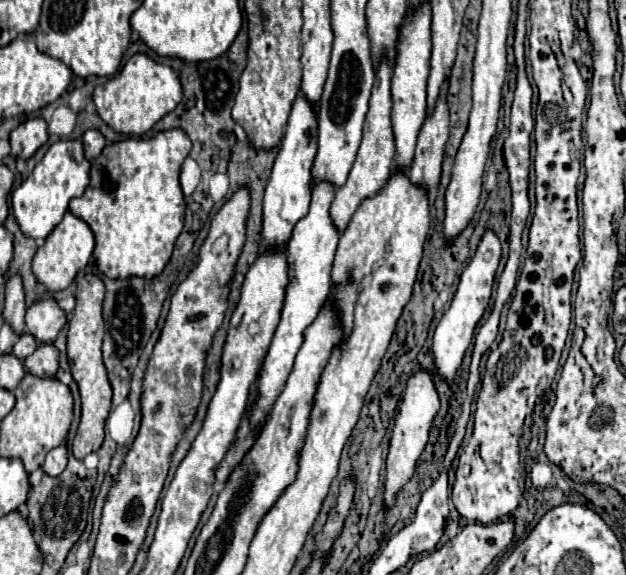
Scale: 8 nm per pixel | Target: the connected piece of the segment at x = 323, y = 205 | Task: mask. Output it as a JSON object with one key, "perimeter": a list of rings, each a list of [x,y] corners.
{"perimeter":[[[318,182],[312,188],[312,202],[310,212],[296,222],[290,242],[288,242],[288,264],[290,264],[290,284],[286,290],[286,300],[282,308],[280,324],[274,332],[272,344],[268,348],[268,354],[264,358],[260,378],[258,378],[258,400],[250,410],[252,424],[262,424],[266,416],[270,414],[270,408],[274,406],[274,400],[278,398],[278,392],[282,392],[282,384],[286,384],[286,376],[290,374],[290,368],[294,366],[294,356],[300,350],[302,344],[302,332],[314,322],[318,316],[322,304],[326,302],[330,294],[330,276],[332,276],[332,262],[336,254],[336,246],[340,240],[340,232],[334,226],[330,218],[330,204],[334,200],[336,186],[332,182]]]}

